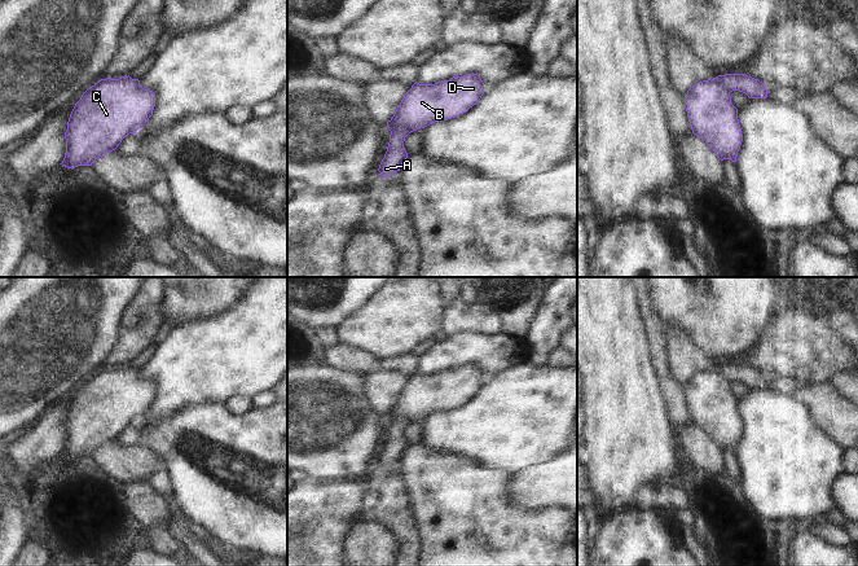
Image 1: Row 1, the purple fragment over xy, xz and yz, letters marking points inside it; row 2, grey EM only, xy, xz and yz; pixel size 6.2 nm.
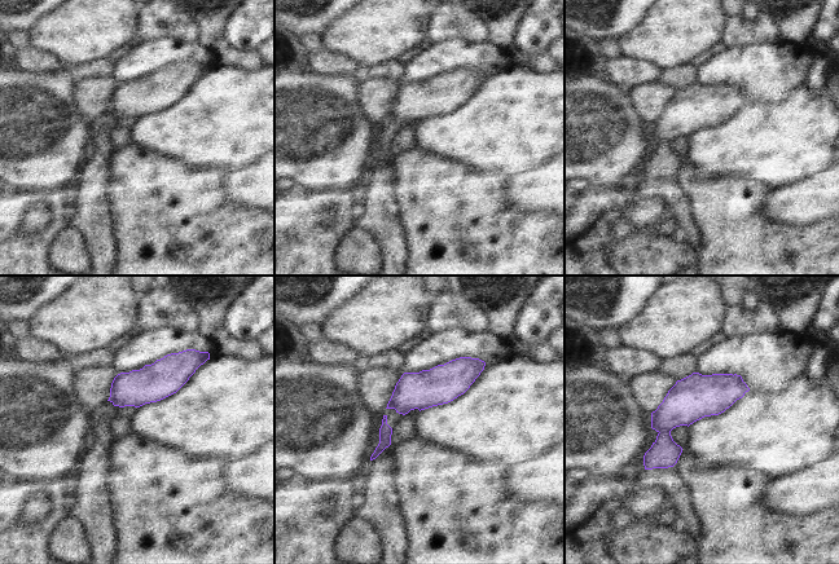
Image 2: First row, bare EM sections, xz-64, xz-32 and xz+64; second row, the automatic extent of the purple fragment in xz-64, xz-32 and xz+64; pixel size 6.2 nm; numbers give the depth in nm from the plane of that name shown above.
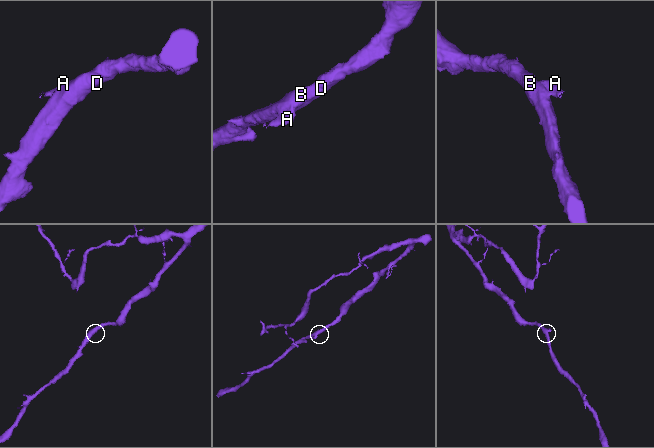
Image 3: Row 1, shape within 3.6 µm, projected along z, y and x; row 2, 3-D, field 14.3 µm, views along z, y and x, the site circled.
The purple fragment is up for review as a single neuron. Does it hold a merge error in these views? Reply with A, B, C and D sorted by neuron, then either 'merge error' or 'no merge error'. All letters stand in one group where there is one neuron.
A / B C D | merge error

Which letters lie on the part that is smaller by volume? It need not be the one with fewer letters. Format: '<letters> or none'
A

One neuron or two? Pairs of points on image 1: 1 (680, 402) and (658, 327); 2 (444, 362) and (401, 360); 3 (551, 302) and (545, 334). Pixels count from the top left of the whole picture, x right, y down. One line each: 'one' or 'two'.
1: one
2: two
3: one

